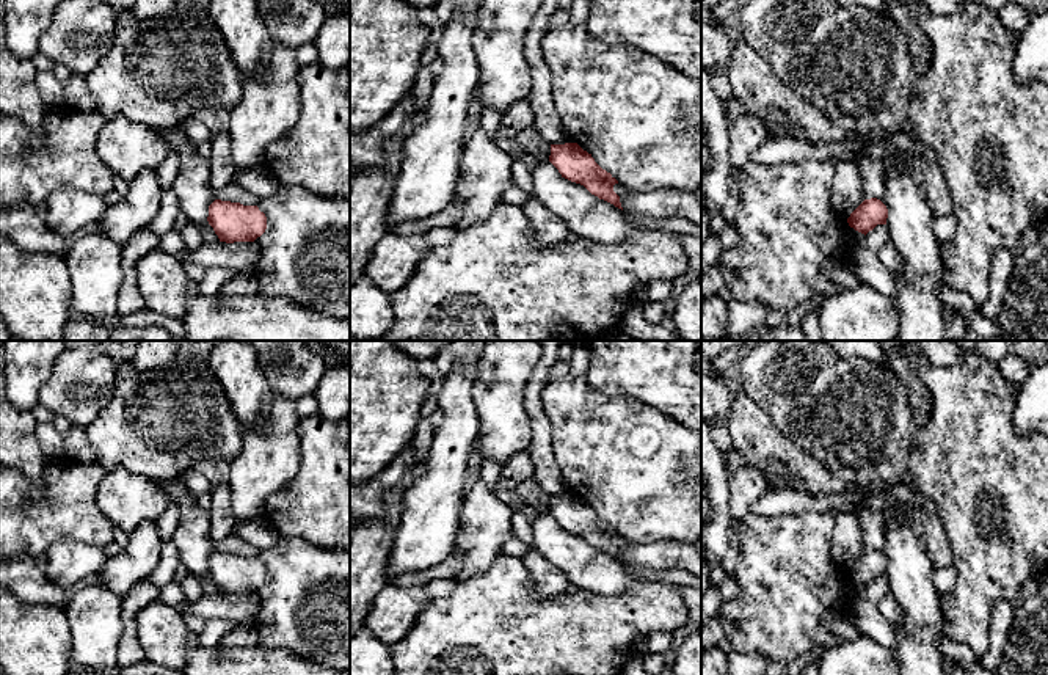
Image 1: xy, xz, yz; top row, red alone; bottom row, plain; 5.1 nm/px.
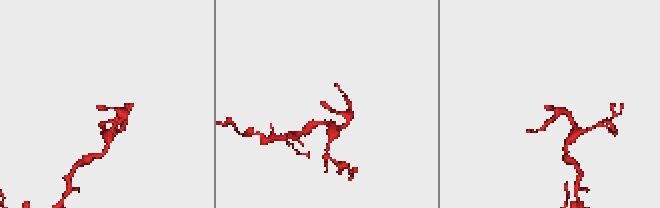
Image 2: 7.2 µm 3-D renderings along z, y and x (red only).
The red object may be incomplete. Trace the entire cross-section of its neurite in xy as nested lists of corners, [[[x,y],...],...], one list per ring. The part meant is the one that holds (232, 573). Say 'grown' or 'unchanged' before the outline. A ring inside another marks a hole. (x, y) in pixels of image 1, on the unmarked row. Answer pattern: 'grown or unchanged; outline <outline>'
unchanged; outline [[[215,551],[209,557],[209,576],[220,593],[254,593],[267,581],[267,568],[257,557]]]

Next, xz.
unchanged; outline [[[577,494],[551,496],[549,513],[559,521],[562,529],[584,537],[591,546],[621,560],[620,548],[613,543],[618,532],[602,521],[591,505]]]

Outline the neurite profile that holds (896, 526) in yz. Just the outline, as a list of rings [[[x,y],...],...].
[[[902,510],[883,515],[882,526],[885,543],[880,553],[890,564],[886,579],[891,595],[902,611],[902,618],[896,623],[894,644],[891,647],[897,675],[944,675],[944,655],[937,647],[937,640],[944,634],[941,608],[944,597],[933,586],[937,567],[932,564],[924,542]]]

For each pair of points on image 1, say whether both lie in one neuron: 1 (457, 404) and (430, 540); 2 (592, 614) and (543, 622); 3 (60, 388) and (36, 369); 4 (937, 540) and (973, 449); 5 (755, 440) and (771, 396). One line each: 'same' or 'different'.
1: same
2: same
3: different
4: different
5: different

